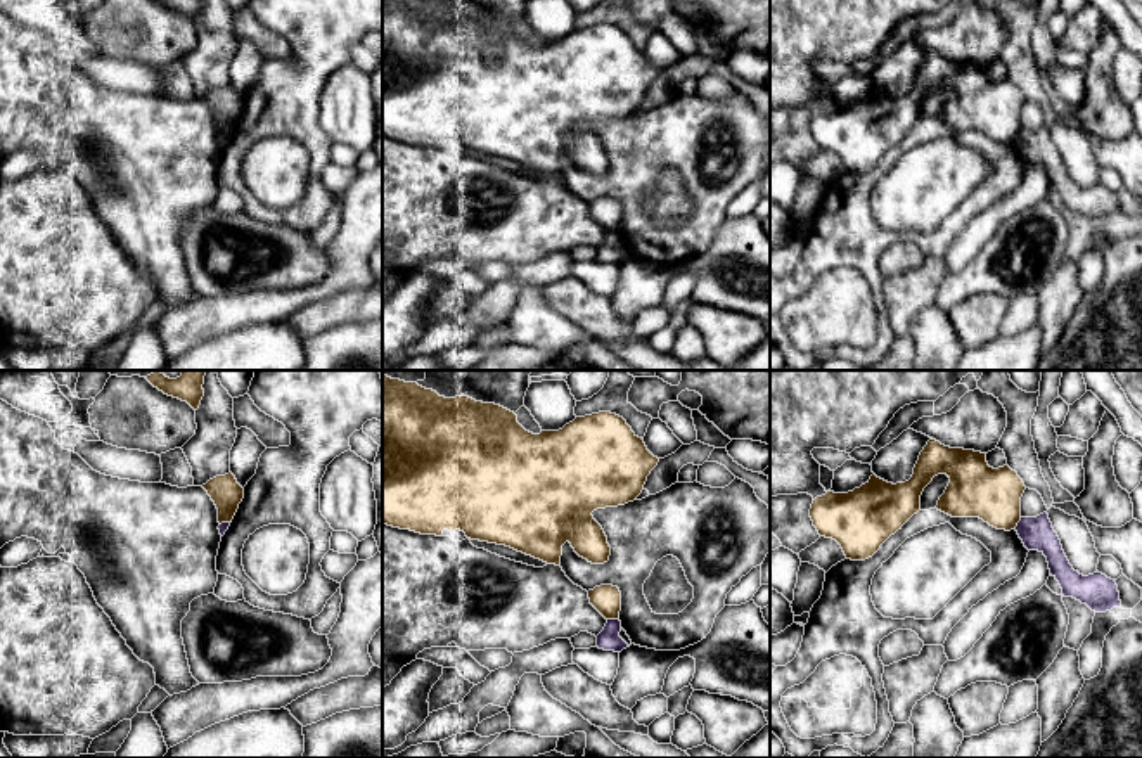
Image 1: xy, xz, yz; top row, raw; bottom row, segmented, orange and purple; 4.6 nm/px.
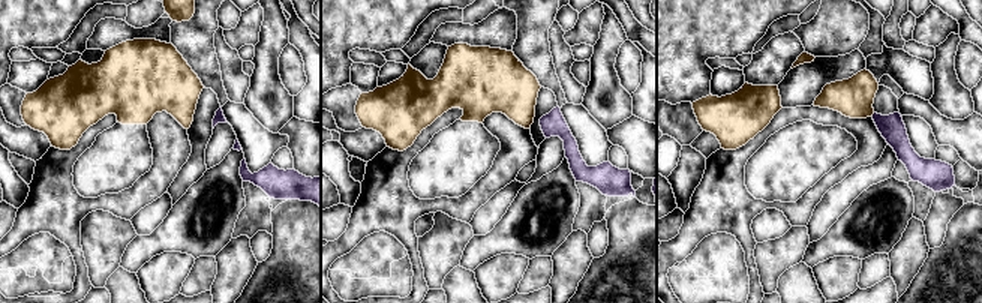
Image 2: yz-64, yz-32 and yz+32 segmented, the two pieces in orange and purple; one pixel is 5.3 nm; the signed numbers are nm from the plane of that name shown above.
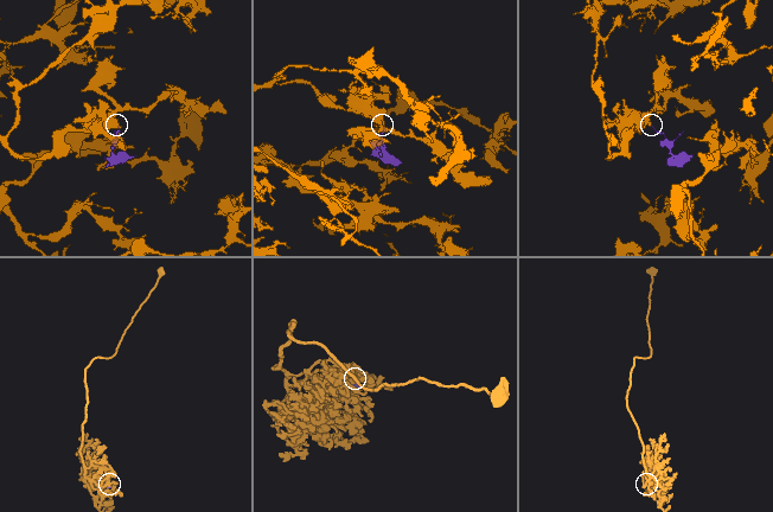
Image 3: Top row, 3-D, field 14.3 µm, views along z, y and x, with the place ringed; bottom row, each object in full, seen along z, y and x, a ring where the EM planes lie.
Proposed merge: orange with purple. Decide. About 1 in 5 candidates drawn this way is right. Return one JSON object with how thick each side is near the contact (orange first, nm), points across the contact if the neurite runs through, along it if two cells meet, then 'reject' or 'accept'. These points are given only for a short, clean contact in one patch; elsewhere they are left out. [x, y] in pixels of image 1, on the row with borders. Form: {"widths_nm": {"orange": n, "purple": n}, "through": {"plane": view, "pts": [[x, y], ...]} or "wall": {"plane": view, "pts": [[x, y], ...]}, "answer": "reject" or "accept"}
{"widths_nm": {"orange": 140, "purple": 100}, "wall": {"plane": "xz", "pts": [[608, 618], [618, 620]]}, "answer": "reject"}

